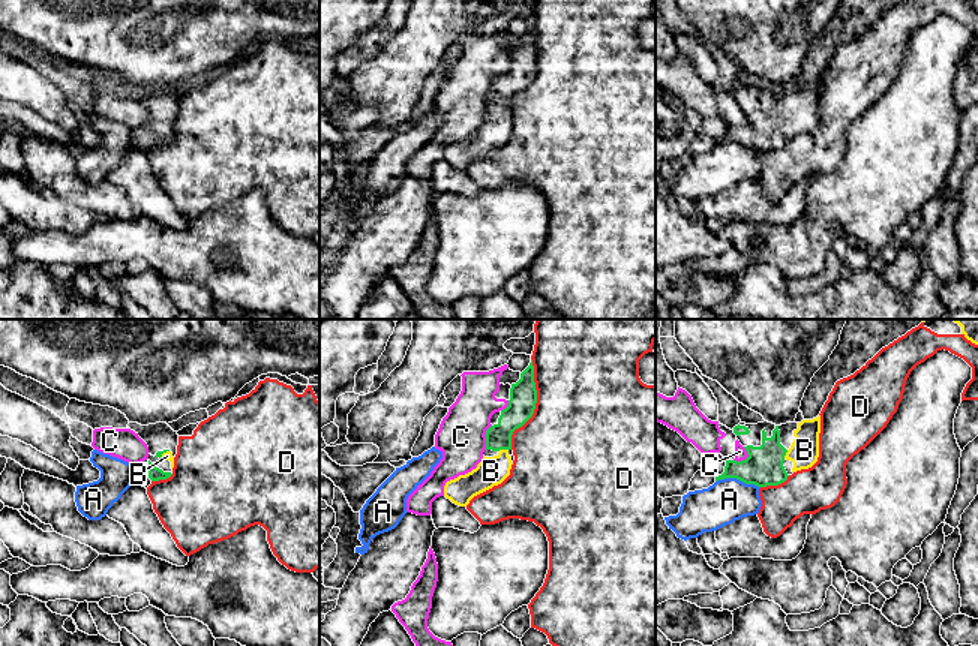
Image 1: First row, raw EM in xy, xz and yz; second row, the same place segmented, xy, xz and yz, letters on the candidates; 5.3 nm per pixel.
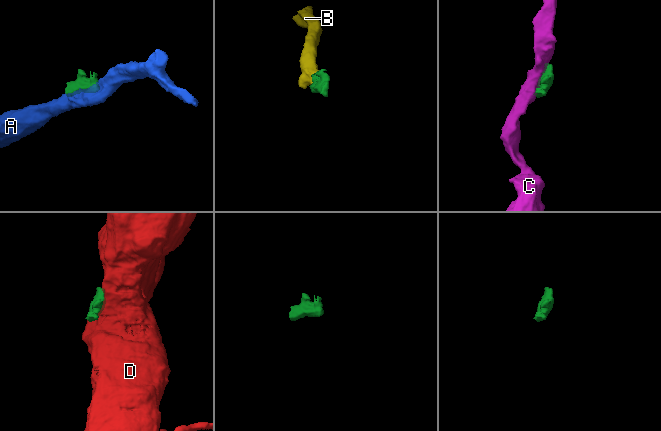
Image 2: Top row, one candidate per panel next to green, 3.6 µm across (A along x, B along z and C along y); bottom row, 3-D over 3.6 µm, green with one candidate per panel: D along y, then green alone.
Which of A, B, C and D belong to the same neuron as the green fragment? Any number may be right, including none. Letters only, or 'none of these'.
B

